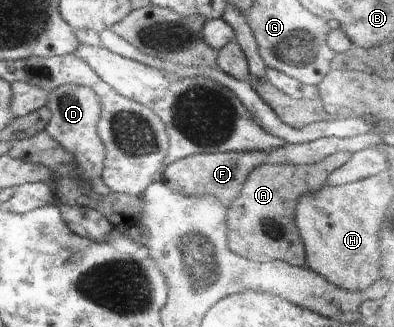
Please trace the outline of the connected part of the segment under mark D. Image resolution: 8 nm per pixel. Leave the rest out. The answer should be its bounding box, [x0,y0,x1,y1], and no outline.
[45,85,112,196]

